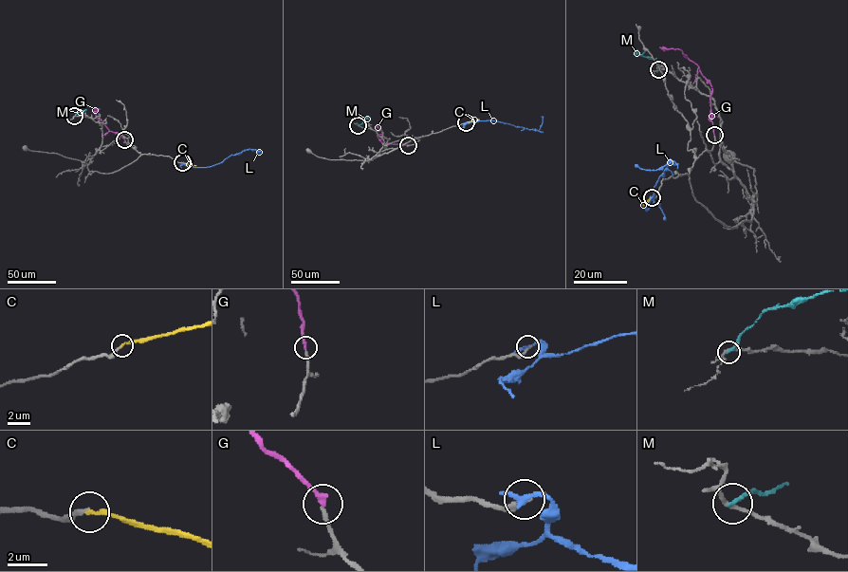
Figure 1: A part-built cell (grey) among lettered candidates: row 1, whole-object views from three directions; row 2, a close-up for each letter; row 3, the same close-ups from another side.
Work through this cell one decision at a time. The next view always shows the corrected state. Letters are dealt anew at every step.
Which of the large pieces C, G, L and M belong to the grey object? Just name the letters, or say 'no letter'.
C, G

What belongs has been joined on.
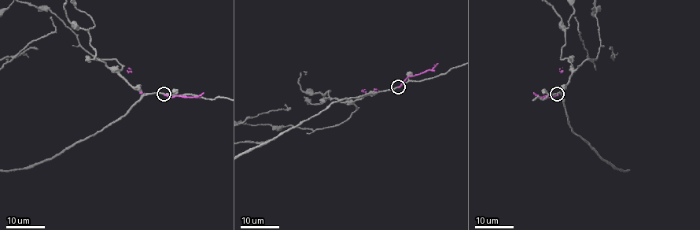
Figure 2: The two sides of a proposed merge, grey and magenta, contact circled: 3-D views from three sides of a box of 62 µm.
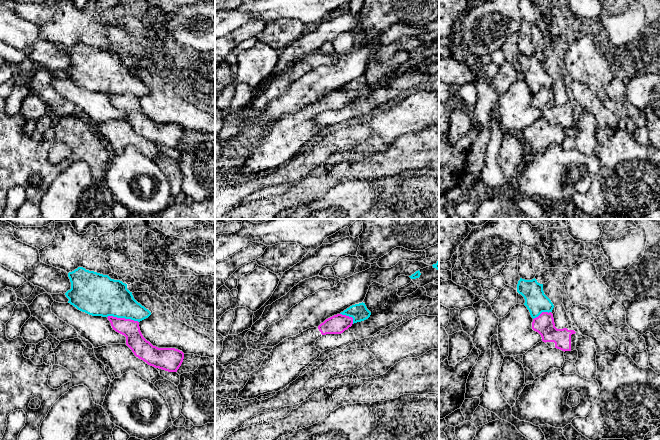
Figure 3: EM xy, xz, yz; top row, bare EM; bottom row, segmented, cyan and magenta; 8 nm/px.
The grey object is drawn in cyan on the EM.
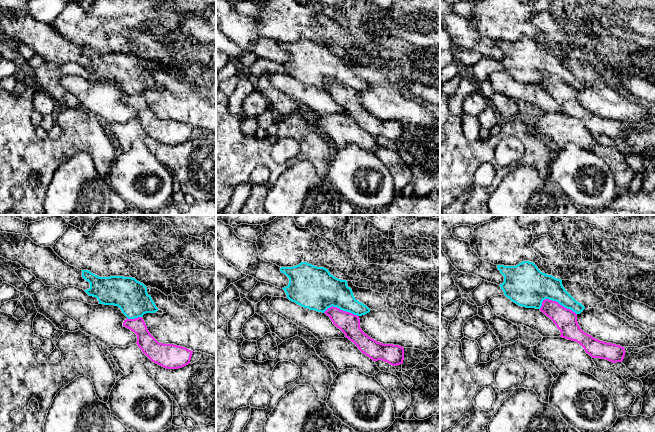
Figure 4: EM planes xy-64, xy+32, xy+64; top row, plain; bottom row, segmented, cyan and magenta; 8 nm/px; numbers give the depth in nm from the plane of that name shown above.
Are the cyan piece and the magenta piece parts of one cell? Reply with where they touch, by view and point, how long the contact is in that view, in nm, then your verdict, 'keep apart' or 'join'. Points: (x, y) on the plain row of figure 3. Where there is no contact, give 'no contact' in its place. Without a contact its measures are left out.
meets cyan in xy at (123, 93); contact 260 nm long; keep apart

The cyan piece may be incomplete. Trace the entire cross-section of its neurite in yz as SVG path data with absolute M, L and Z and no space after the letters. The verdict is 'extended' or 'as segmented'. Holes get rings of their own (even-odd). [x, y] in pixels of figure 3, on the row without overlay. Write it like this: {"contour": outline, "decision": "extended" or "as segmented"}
{"contour": "M520 54L517 60L517 68L524 73L524 81L533 95L542 88L552 88L554 81L544 70L543 60L538 59L535 54L532 56Z", "decision": "as segmented"}

